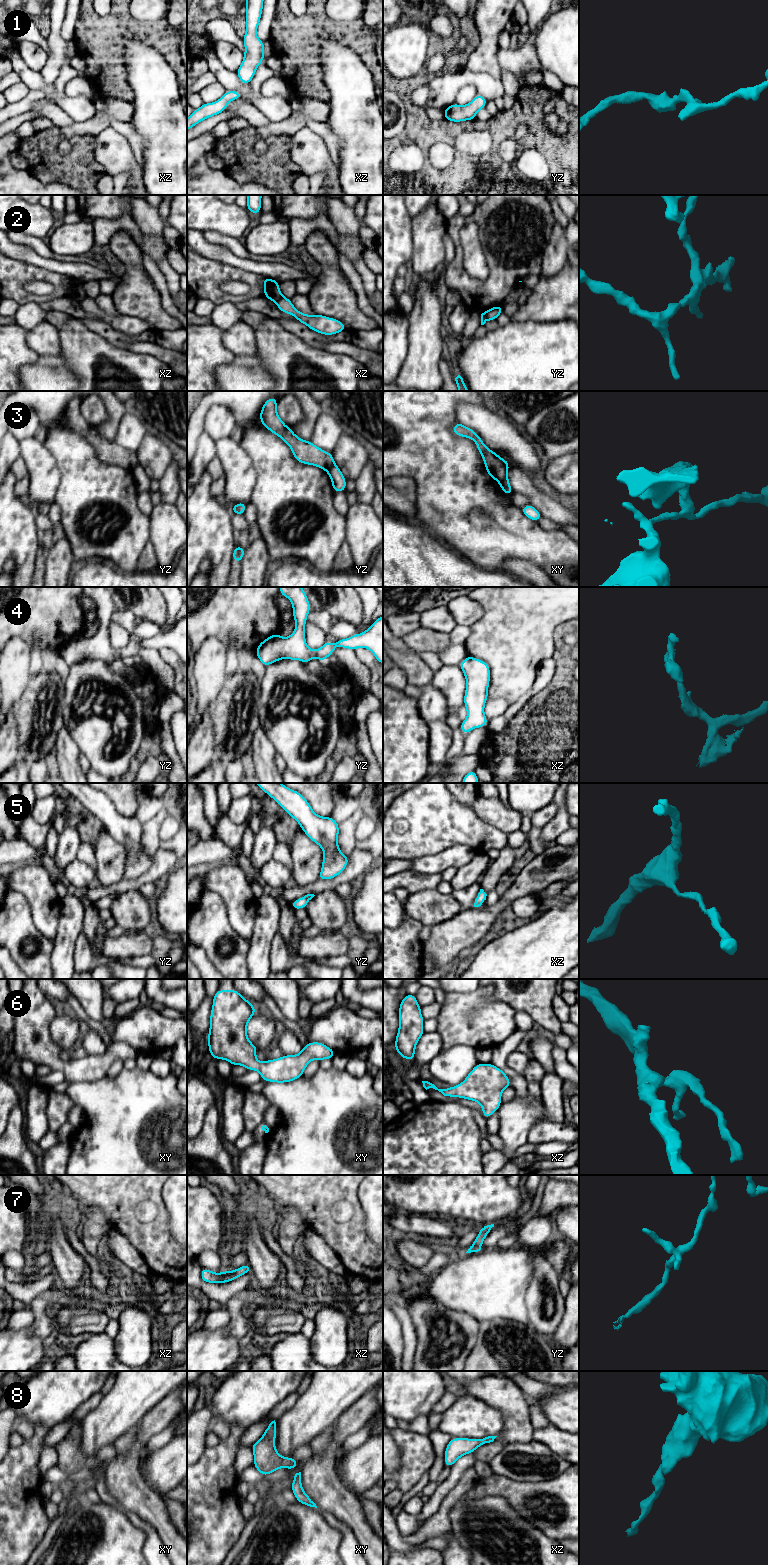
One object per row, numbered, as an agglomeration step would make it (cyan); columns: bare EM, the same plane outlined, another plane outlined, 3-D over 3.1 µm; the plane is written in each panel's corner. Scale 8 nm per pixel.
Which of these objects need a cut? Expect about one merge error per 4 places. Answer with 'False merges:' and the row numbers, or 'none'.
False merges: 2, 3

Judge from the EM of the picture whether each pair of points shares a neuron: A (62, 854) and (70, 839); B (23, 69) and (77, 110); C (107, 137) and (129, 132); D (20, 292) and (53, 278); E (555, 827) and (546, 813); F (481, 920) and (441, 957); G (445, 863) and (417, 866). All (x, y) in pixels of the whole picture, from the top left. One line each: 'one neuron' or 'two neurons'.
A: one neuron
B: one neuron
C: two neurons
D: one neuron
E: two neurons
F: one neuron
G: one neuron

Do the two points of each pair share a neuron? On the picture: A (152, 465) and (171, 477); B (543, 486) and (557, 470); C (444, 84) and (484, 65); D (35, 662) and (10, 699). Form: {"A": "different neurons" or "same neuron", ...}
{"A": "different neurons", "B": "different neurons", "C": "different neurons", "D": "different neurons"}

